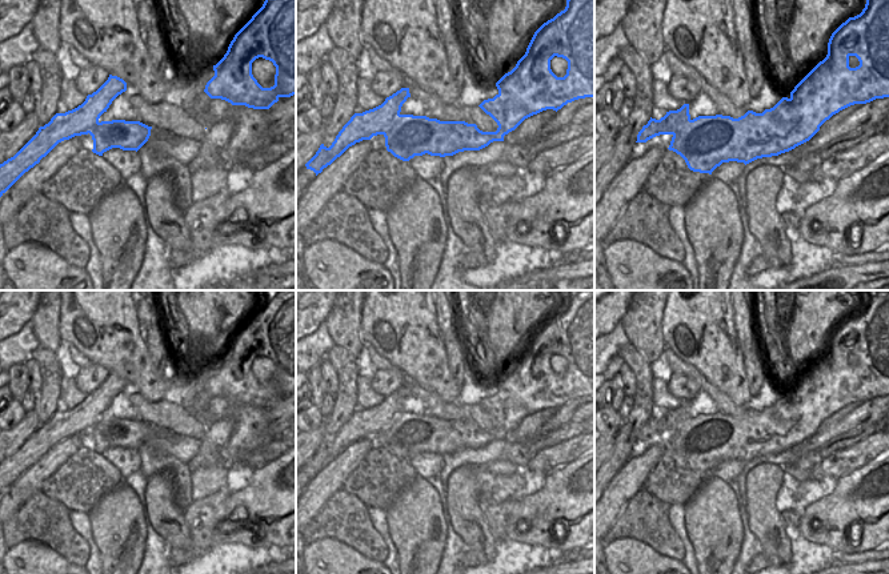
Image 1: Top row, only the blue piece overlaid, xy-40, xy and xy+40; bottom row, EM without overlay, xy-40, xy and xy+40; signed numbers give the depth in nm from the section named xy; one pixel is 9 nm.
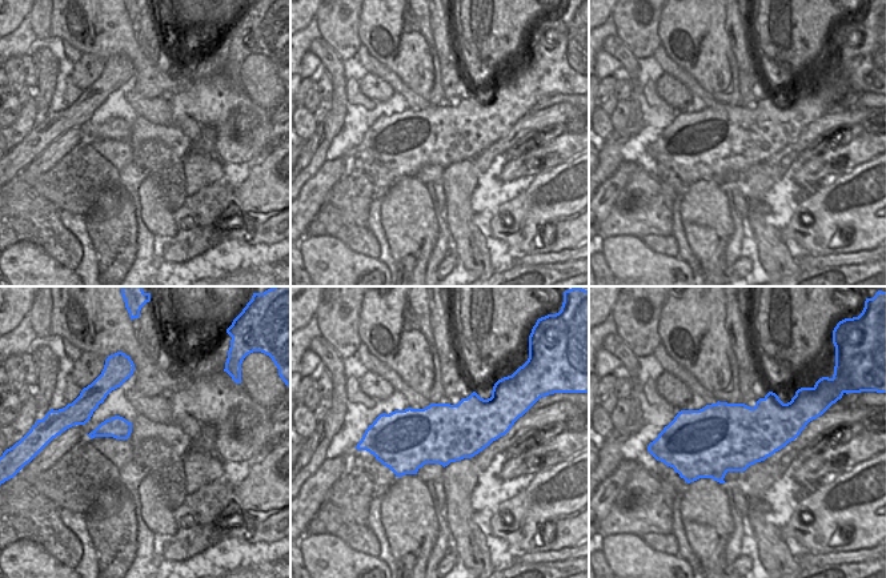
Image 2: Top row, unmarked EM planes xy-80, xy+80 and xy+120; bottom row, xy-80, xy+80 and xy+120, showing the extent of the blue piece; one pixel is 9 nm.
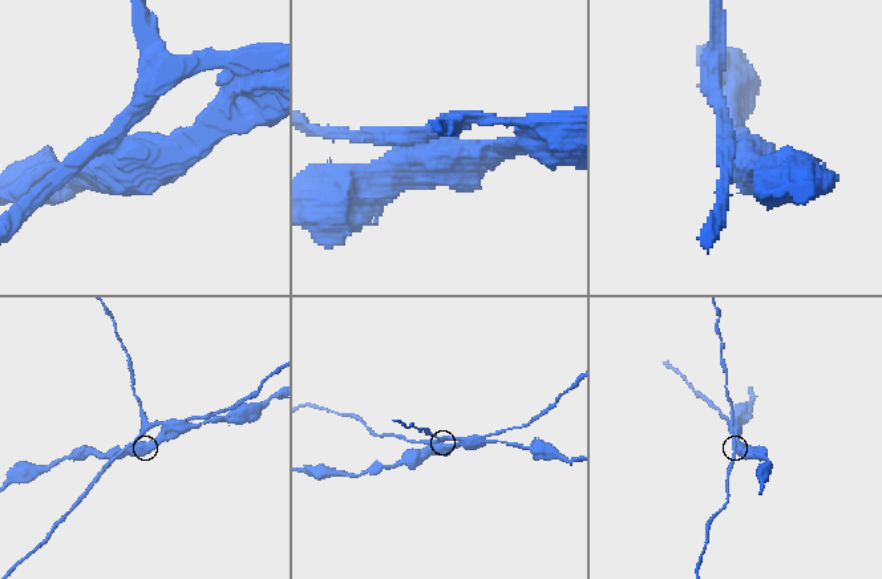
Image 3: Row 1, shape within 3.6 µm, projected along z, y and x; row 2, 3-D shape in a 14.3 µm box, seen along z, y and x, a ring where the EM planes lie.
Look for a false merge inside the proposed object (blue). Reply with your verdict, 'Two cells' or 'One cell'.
Two cells.

